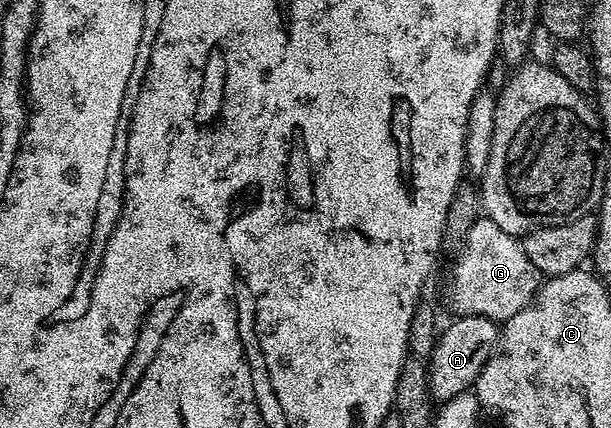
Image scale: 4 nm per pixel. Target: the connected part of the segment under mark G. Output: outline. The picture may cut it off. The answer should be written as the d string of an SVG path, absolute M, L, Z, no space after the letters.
M486 219L473 223L459 250L461 250L459 258L451 269L451 305L456 309L454 311L456 314L465 317L469 315L489 317L496 323L502 323L517 315L517 311L521 311L535 300L541 284L541 275L537 267L533 267L529 255L525 255L522 244L512 234L501 231L497 223Z

